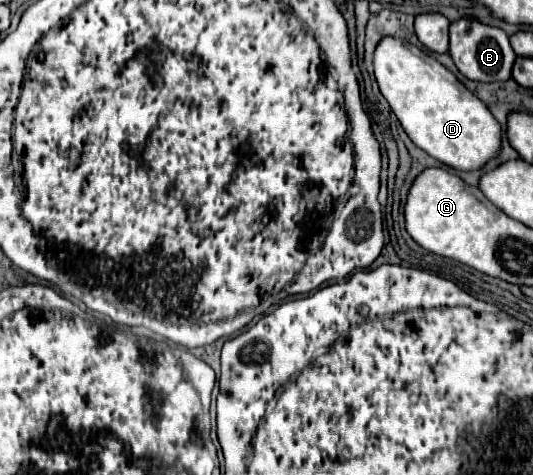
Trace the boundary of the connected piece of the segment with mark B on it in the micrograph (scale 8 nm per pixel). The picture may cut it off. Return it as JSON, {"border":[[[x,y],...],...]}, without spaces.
{"border":[[[461,19],[457,23],[453,23],[449,27],[449,35],[451,35],[451,47],[449,47],[449,55],[453,57],[457,69],[471,81],[507,81],[511,79],[511,69],[515,63],[515,51],[509,45],[509,37],[497,29],[497,27],[489,27],[489,25],[481,25],[477,21],[469,21],[469,19]]]}

